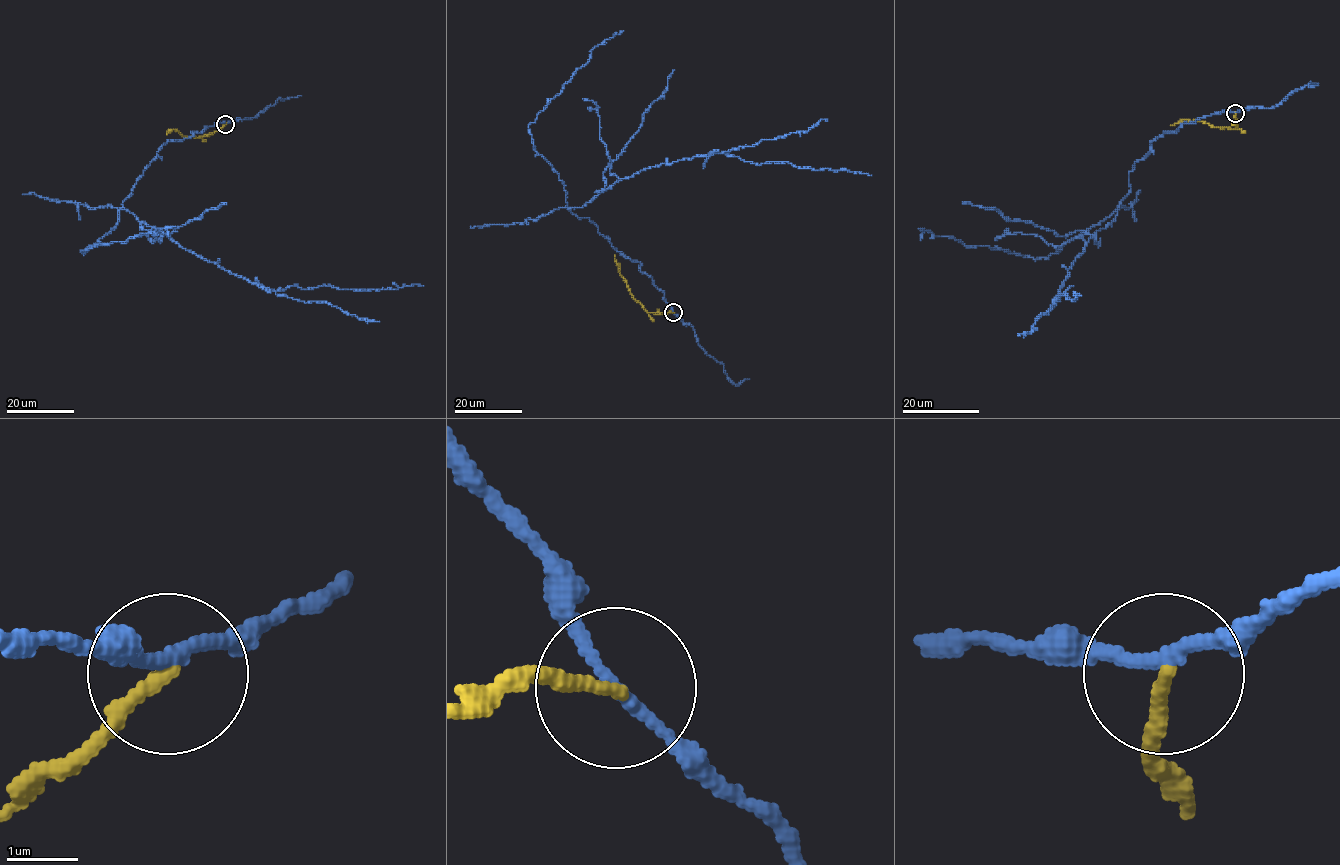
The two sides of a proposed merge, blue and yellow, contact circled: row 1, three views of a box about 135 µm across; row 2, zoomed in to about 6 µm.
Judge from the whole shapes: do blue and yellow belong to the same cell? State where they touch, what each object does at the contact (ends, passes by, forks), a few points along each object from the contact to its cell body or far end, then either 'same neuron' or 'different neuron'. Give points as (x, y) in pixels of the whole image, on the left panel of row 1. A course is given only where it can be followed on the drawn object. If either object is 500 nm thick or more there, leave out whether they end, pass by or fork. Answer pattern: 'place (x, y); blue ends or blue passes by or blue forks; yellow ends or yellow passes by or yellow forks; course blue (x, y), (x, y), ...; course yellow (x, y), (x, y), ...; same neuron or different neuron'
place (225, 124); blue passes by; yellow ends; course blue (226, 123), (168, 140), (122, 207), (187, 250), (271, 289), (423, 286); course yellow (226, 124), (210, 135), (184, 137), (173, 130), (166, 135); different neuron

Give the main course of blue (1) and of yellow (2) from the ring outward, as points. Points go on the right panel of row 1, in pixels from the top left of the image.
1: (1235, 112), (1183, 123), (1150, 143), (1129, 172), (1130, 191), (1117, 215), (1087, 241), (1055, 300), (1081, 296)
2: (1235, 113), (1234, 128), (1216, 127), (1194, 120), (1171, 126)

